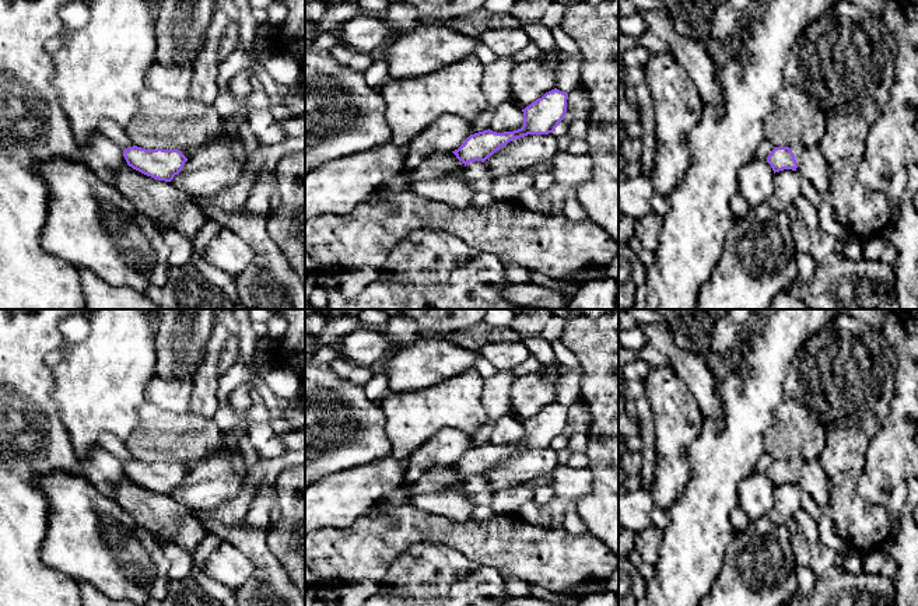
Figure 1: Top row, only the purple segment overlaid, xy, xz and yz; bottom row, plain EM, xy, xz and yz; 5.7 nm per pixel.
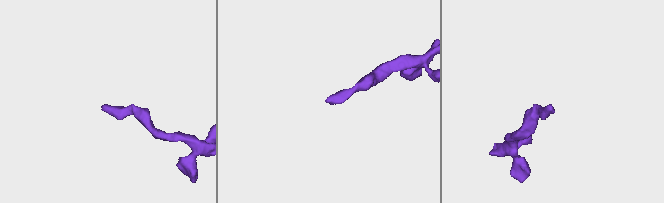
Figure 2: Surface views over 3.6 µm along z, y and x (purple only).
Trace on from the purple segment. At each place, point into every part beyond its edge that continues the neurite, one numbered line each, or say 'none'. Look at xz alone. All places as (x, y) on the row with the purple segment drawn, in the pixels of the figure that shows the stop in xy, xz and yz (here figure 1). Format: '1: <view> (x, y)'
none

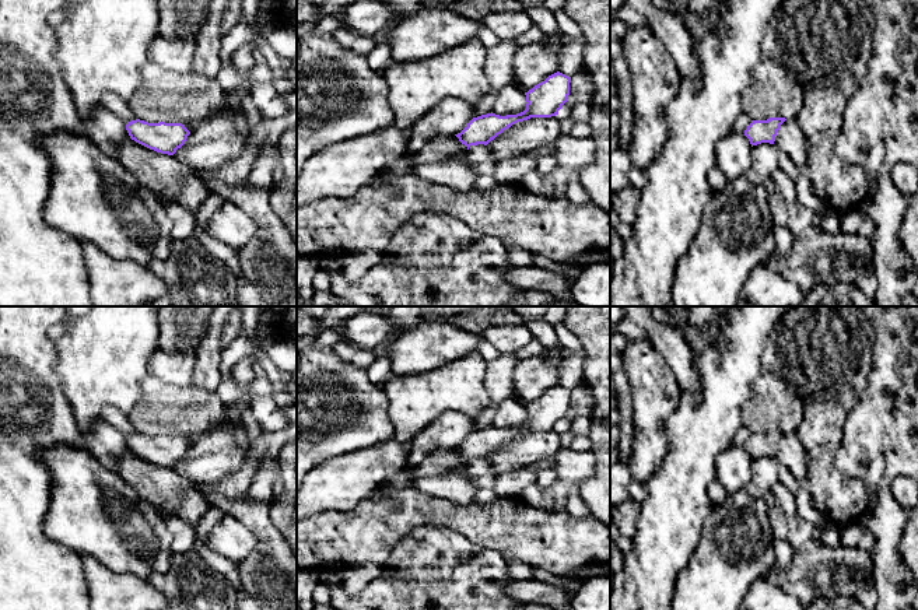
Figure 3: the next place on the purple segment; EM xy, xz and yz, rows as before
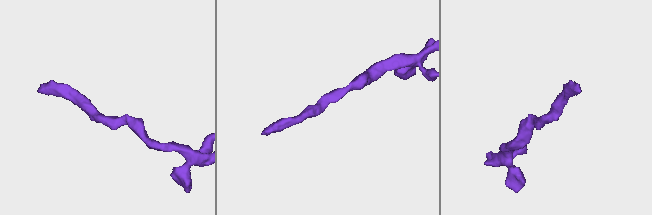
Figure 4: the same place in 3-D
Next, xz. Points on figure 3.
none

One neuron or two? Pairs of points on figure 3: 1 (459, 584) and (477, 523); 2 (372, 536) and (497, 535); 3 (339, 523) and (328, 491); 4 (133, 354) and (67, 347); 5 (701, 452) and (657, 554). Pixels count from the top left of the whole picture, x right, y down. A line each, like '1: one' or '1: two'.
1: two
2: one
3: two
4: one
5: one

